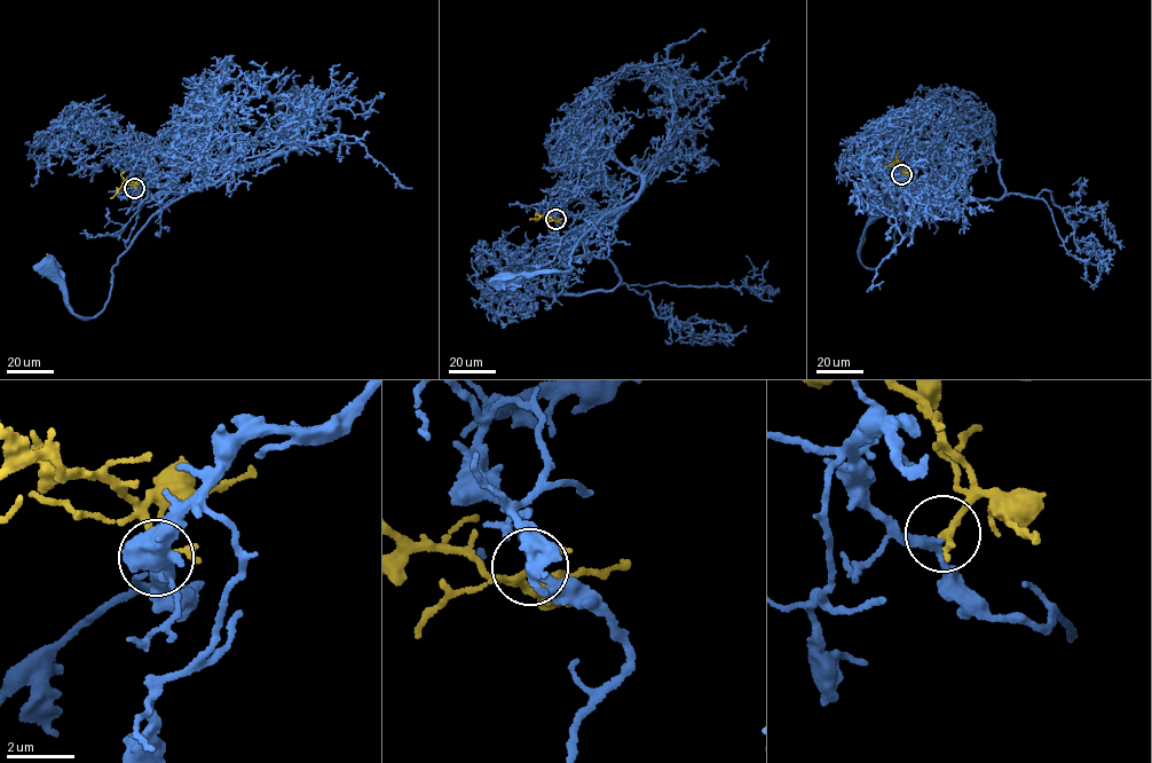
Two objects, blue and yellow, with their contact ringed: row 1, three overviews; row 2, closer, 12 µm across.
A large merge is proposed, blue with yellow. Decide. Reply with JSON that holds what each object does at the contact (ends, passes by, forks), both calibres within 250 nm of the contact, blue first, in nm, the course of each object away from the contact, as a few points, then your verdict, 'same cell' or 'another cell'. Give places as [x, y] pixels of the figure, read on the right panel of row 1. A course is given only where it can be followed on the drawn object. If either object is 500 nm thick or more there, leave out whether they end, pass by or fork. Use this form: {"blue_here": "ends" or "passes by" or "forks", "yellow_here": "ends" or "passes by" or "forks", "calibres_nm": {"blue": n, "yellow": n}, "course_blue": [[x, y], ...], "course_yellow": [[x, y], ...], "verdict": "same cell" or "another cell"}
{"blue_here": "passes by", "yellow_here": "forks", "calibres_nm": {"blue": 240, "yellow": 140}, "course_blue": [[901, 174], [897, 167], [926, 164], [944, 195], [929, 214], [900, 222], [874, 268], [858, 253], [876, 196]], "course_yellow": [[901, 174], [904, 170], [897, 160], [883, 165]], "verdict": "same cell"}

